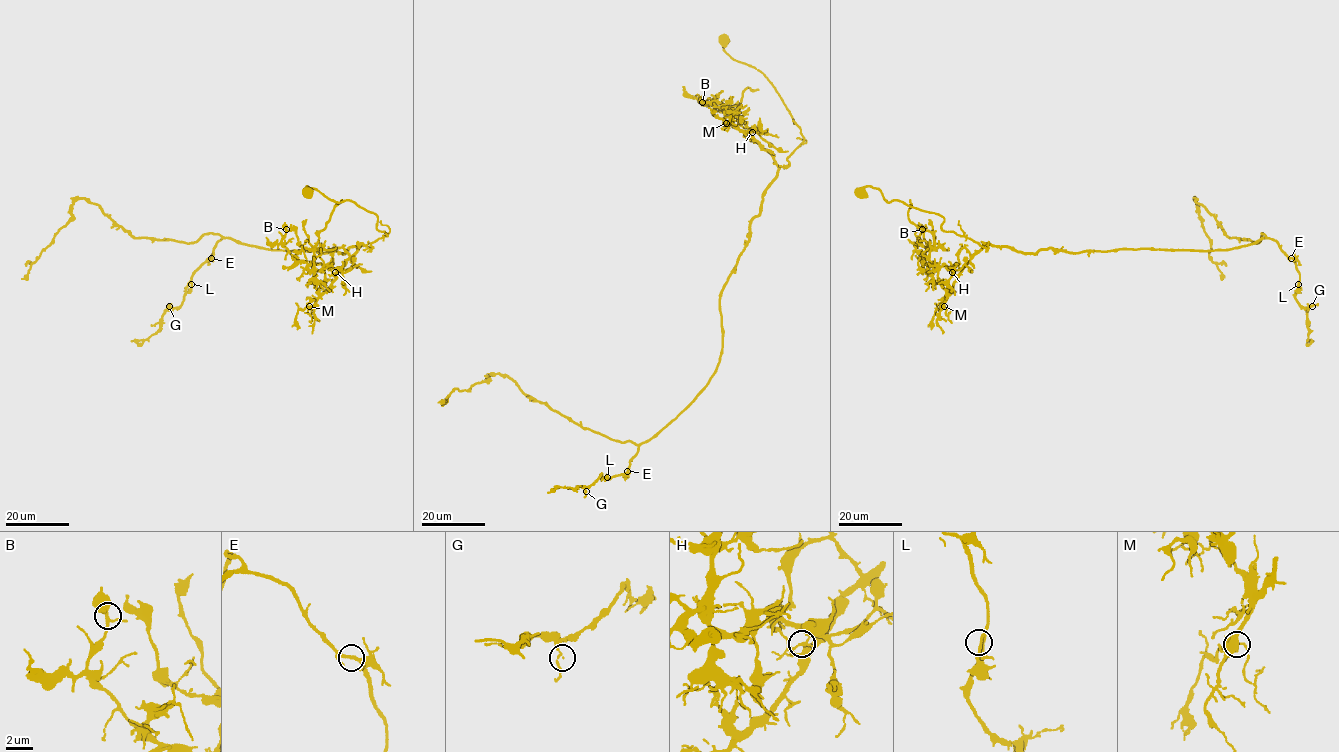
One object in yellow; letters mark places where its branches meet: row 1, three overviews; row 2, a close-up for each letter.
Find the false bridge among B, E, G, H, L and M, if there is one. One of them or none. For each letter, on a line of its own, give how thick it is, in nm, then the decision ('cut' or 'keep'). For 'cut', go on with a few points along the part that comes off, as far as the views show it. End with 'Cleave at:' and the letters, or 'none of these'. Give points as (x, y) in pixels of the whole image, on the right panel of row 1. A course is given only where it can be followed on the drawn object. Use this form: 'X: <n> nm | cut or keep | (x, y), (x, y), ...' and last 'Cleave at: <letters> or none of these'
B: 240 nm | keep
E: 260 nm | keep
G: 140 nm | keep
H: 110 nm | cut | (952, 272), (946, 265), (936, 269), (929, 260), (933, 235), (909, 220), (910, 199)
L: 120 nm | keep
M: 180 nm | keep
Cleave at: H

